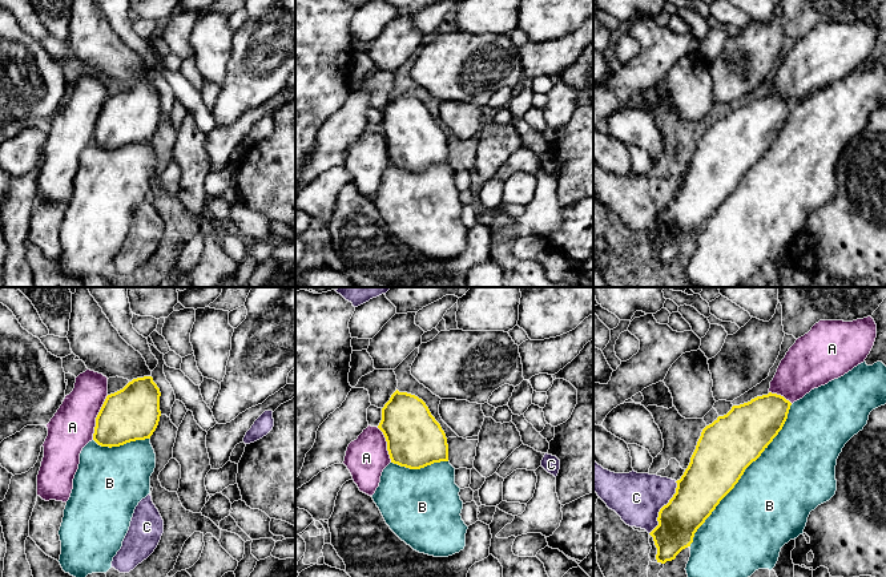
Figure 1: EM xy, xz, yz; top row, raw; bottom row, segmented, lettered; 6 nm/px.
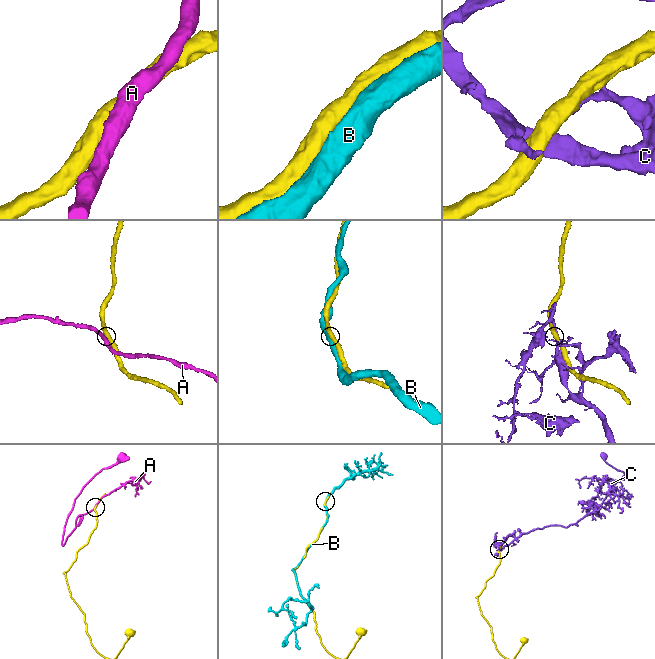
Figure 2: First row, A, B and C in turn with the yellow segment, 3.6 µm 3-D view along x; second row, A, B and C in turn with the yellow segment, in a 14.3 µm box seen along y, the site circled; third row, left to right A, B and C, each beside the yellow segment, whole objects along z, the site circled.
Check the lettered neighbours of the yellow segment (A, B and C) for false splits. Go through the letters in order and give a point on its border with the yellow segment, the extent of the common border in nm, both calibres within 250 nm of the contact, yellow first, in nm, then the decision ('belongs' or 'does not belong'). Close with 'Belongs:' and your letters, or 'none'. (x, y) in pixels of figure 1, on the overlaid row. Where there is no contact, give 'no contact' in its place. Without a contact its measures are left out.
A: xy (96, 418) | 280 nm | 320/260 nm | does not belong
B: yz (741, 475) | 1050 nm | 340/480 nm | belongs
C: yz (661, 508) | 360 nm | 280/300 nm | does not belong
Belongs: B

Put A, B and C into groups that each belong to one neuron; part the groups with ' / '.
A / B / C

